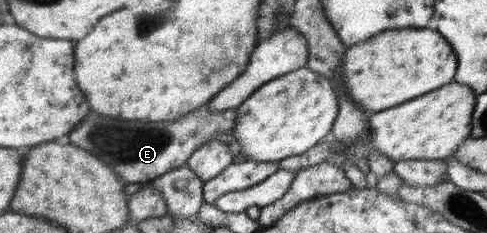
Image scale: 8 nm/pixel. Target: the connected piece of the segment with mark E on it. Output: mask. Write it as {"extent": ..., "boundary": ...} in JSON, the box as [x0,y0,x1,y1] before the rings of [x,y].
{"extent":[69,103,237,185],"boundary":[[[207,103],[198,110],[181,116],[179,120],[133,121],[133,123],[125,121],[125,135],[121,119],[91,115],[69,137],[73,145],[85,147],[87,151],[93,151],[93,155],[104,160],[127,185],[147,183],[167,174],[168,171],[187,166],[191,155],[205,143],[221,141],[232,147],[235,143],[233,132],[237,124],[237,114],[237,108],[213,112]]]}

